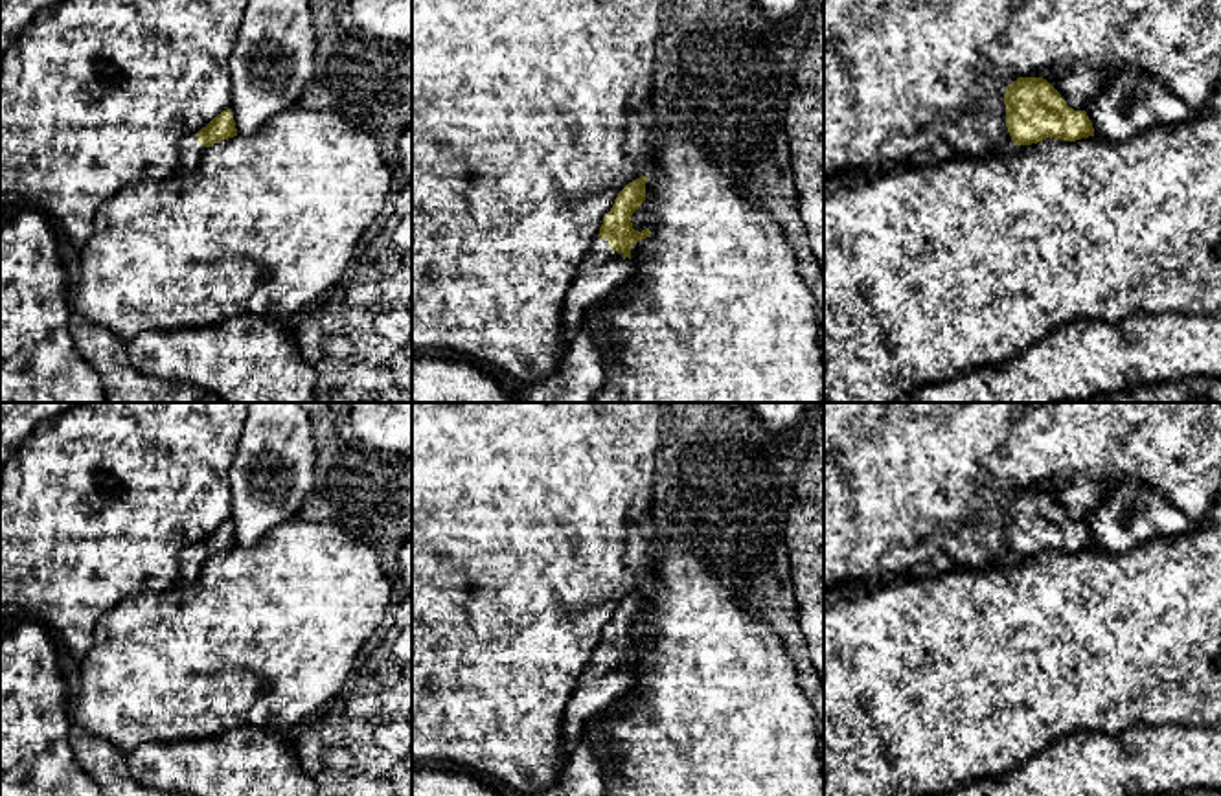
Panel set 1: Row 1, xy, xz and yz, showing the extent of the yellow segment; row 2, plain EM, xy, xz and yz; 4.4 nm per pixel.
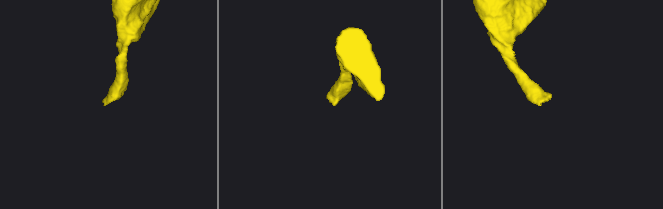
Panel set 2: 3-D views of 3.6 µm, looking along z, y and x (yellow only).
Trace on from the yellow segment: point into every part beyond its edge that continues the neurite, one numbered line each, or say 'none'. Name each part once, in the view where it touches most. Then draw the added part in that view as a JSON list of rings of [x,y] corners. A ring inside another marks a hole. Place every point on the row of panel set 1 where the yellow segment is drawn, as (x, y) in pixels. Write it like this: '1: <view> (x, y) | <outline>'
1: xz (604, 271) | [[[598,237],[585,256],[565,298],[565,344],[568,346],[598,300],[627,285],[634,276],[634,261],[614,252],[607,239]]]

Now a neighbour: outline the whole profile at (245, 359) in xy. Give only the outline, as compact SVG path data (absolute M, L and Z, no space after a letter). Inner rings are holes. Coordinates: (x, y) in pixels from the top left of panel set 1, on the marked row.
M239 314L206 327L143 333L125 346L140 373L208 388L224 403L316 403L316 371L287 329L283 320Z

